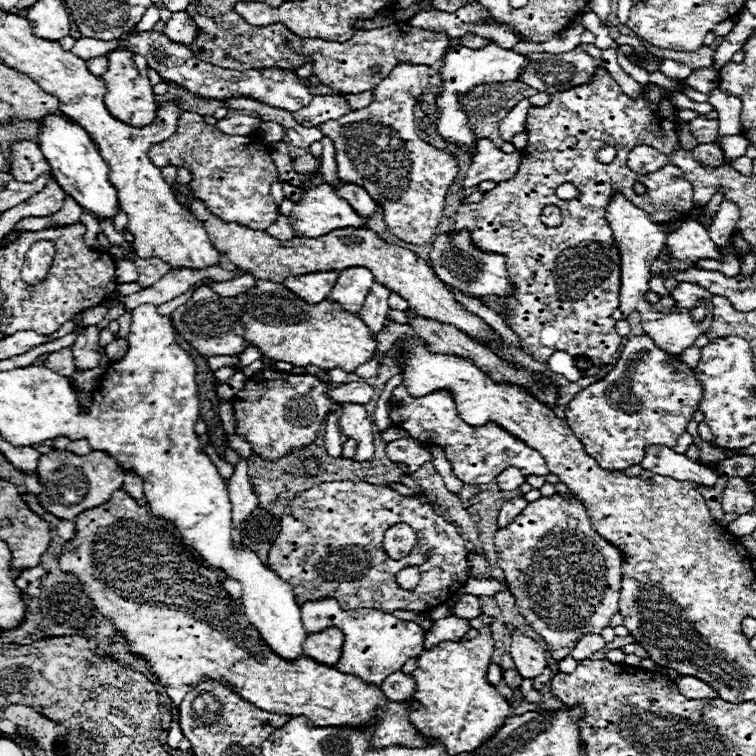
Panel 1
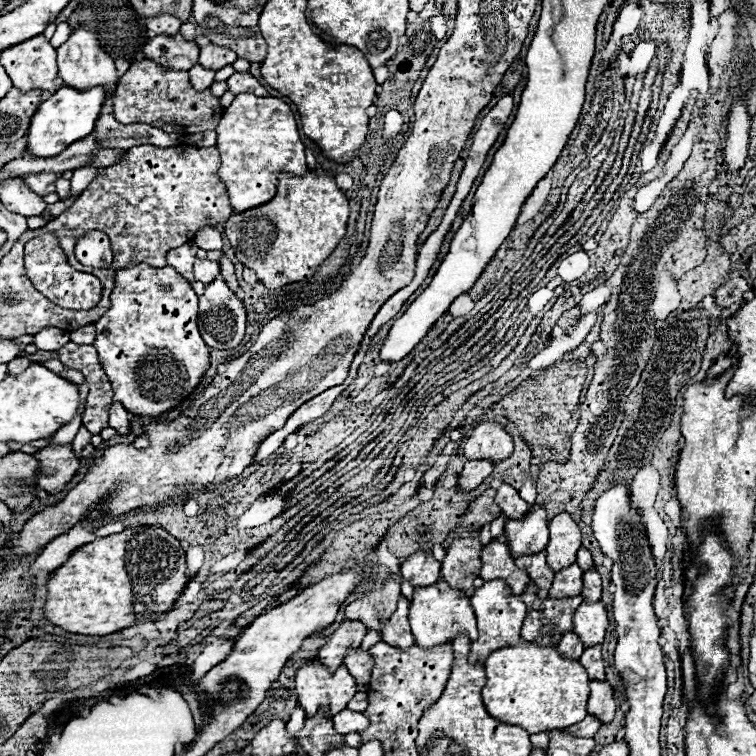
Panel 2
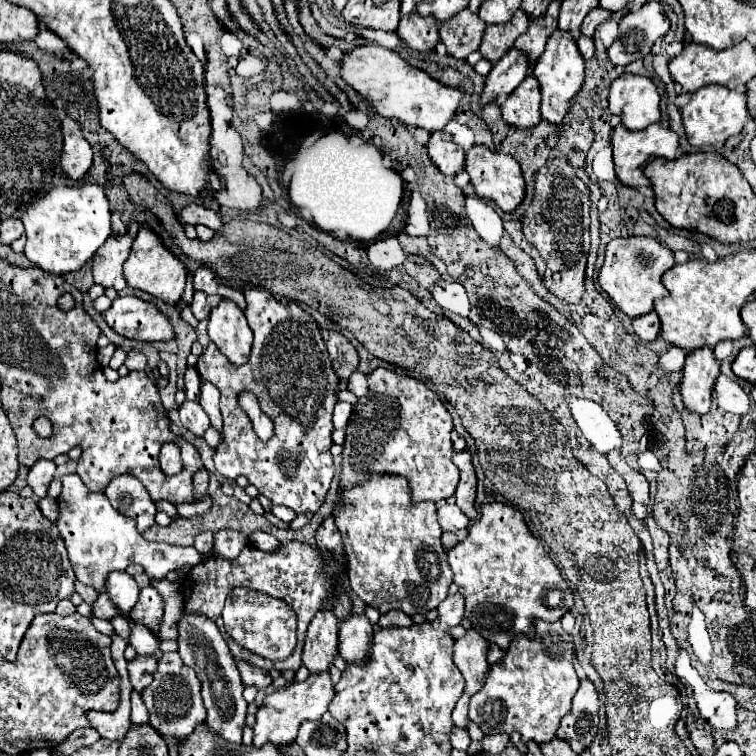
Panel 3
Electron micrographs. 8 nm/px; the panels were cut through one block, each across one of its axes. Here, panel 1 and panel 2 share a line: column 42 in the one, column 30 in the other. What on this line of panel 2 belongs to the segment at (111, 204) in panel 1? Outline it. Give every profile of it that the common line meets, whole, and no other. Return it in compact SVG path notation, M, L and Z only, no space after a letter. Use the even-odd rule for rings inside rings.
M62 86L58 92L52 94L52 98L44 100L34 112L28 128L26 150L32 152L32 156L58 156L64 148L74 144L76 140L82 140L94 130L94 124L100 116L102 100L104 100L102 88L78 92L70 86Z

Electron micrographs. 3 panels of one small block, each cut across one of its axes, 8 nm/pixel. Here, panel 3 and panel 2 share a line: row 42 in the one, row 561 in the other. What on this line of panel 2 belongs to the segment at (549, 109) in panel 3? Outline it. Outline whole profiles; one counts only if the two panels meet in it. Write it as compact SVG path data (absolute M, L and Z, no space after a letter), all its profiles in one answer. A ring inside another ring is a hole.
M568 512L550 520L550 542L546 546L546 562L554 572L576 562L576 552L582 546L582 534Z

